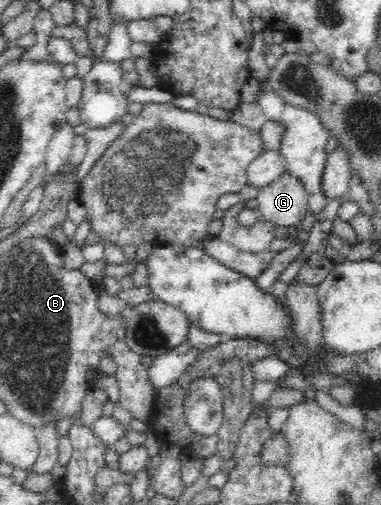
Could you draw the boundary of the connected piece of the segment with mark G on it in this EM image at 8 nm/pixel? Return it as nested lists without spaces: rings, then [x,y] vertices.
[[[289,173],[263,187],[257,195],[258,212],[275,227],[291,227],[309,211],[303,183]]]

